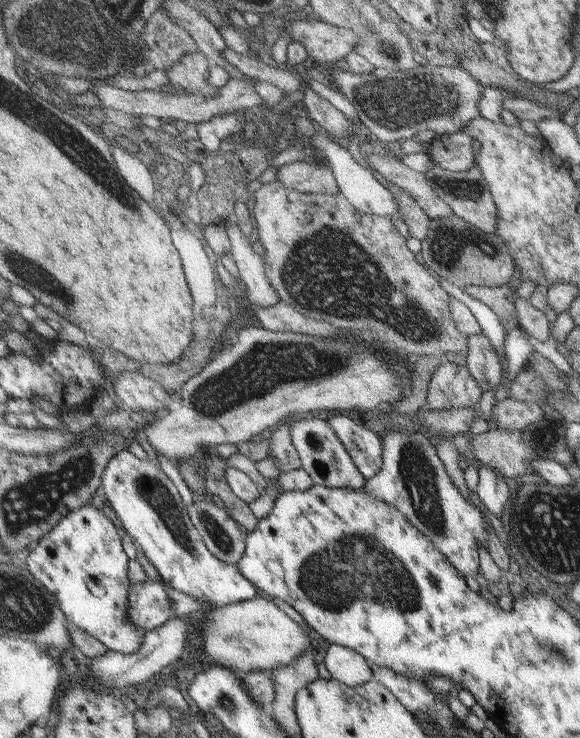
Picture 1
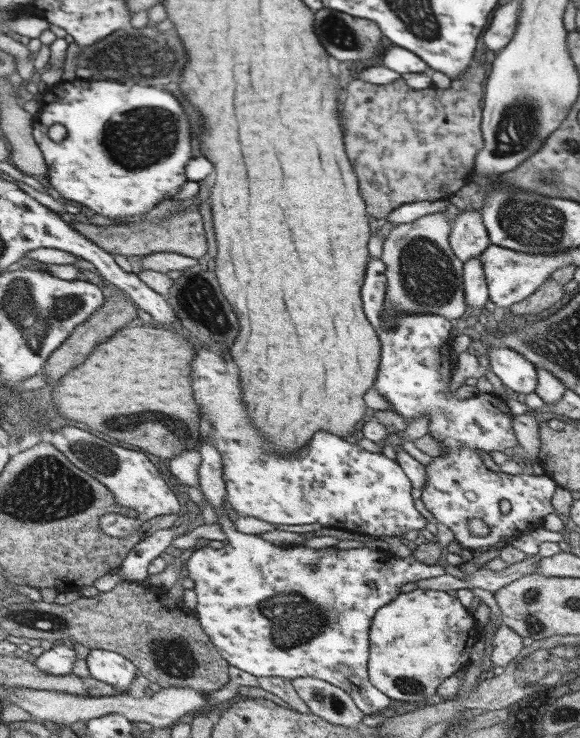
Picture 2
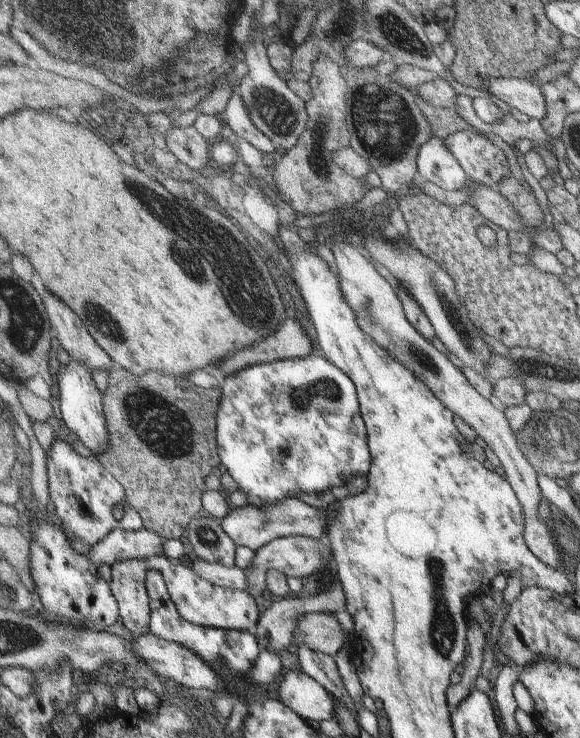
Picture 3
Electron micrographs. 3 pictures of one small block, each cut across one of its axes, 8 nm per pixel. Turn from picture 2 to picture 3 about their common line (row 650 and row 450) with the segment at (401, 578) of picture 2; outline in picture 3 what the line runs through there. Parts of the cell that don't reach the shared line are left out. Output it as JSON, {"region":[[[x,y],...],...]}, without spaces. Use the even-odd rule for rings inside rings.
{"region":[[[310,354],[310,358],[286,359],[273,363],[256,365],[236,375],[230,375],[223,379],[224,398],[221,402],[221,410],[218,417],[218,454],[222,458],[222,465],[227,473],[238,483],[239,490],[246,492],[251,498],[250,505],[260,506],[266,503],[281,501],[283,498],[293,497],[294,492],[305,492],[318,494],[335,486],[349,483],[352,477],[359,474],[367,474],[372,462],[371,454],[368,452],[368,440],[366,440],[366,428],[364,421],[360,418],[358,408],[358,396],[354,390],[354,383],[340,367],[336,368],[334,363],[322,358],[322,354]]]}

